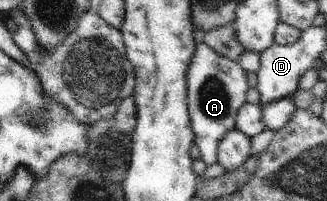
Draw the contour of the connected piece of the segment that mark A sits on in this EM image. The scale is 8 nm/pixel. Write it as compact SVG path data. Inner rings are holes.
M206 42L197 48L187 71L188 105L191 128L204 160L209 166L217 162L217 151L222 138L235 128L238 110L246 103L247 71L235 61L220 55Z

